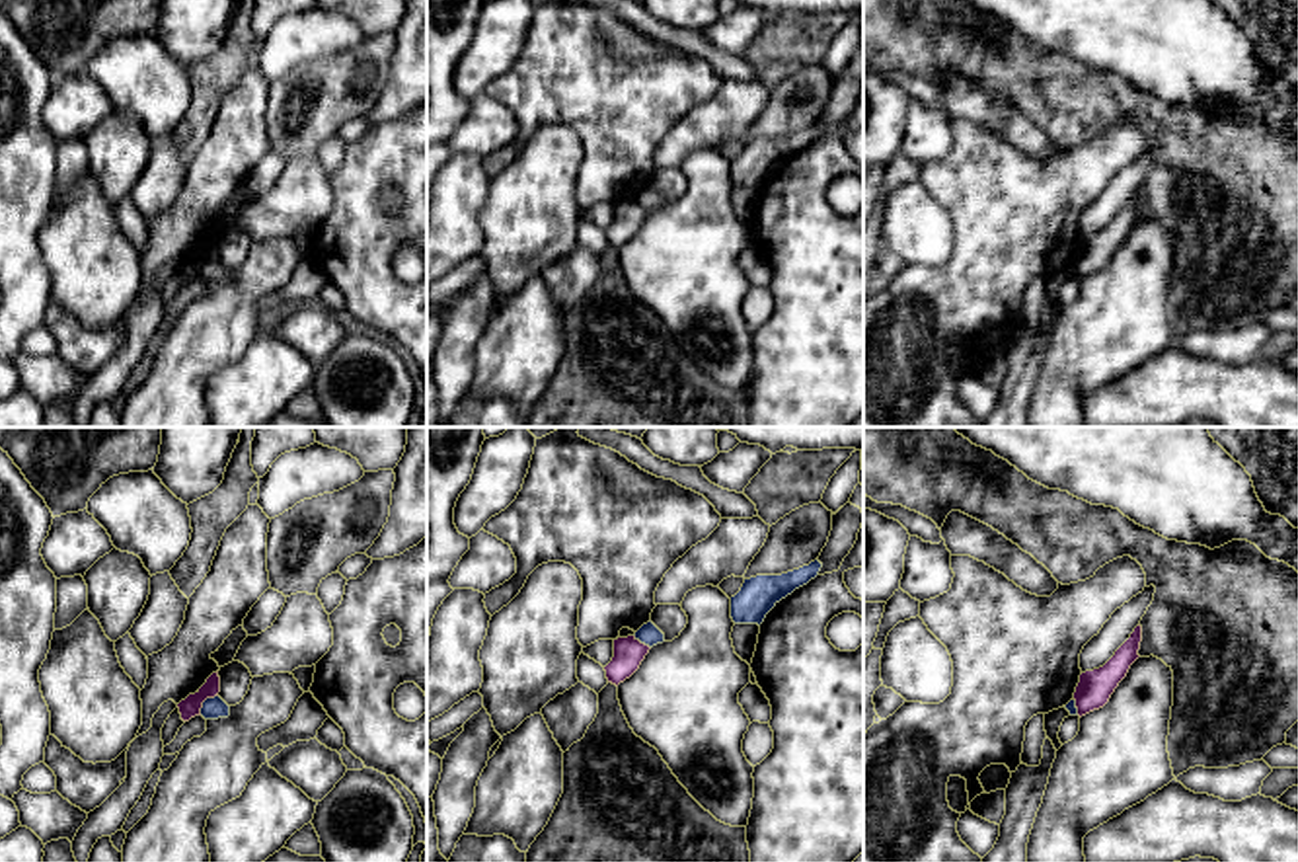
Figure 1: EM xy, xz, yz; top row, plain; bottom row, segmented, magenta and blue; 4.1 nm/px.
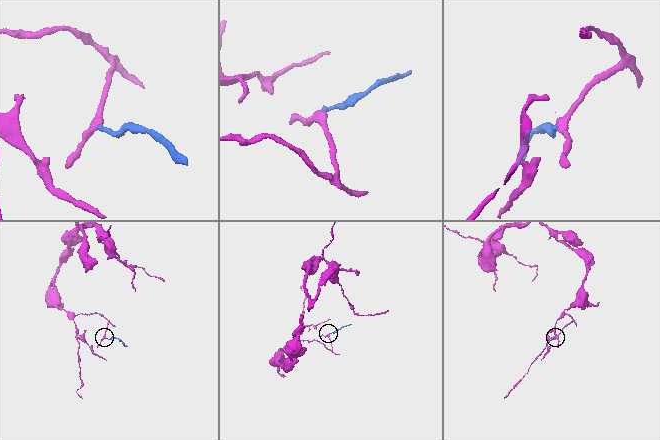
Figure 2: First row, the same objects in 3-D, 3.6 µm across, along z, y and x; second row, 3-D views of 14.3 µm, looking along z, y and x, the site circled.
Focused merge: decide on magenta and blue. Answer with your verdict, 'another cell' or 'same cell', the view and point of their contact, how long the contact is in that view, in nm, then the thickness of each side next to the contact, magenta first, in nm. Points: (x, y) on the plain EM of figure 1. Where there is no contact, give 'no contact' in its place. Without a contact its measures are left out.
another cell | xy (203, 264) | 120 nm | 80/90 nm

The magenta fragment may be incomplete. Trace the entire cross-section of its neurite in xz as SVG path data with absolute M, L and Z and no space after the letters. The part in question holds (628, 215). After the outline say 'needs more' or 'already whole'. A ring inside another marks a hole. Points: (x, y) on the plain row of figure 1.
M635 199L614 203L614 220L604 230L606 242L612 248L620 248L630 242L649 216L649 209L641 207Z; already whole

